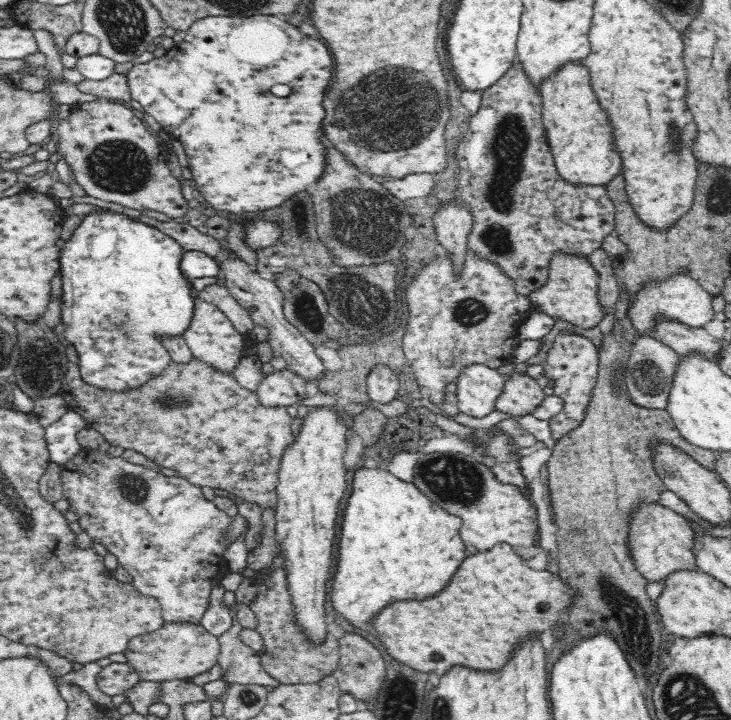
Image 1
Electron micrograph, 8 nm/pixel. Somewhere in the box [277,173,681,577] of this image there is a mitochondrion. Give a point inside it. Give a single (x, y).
(367, 223)

